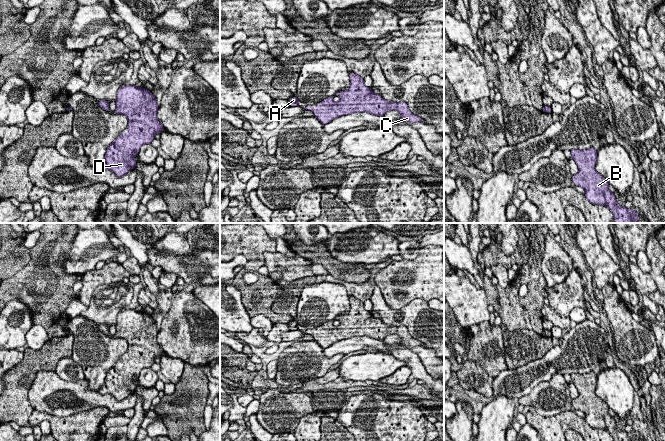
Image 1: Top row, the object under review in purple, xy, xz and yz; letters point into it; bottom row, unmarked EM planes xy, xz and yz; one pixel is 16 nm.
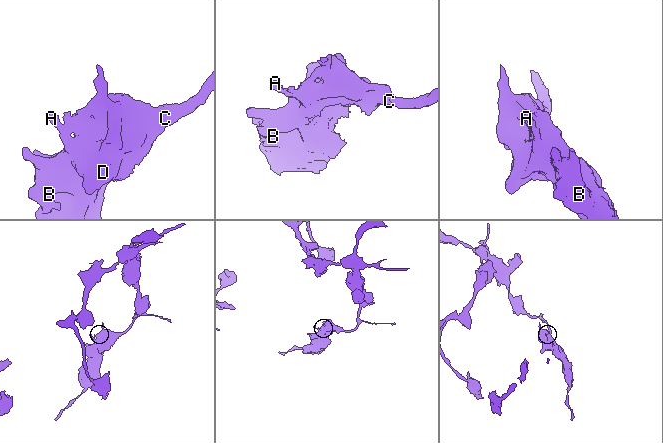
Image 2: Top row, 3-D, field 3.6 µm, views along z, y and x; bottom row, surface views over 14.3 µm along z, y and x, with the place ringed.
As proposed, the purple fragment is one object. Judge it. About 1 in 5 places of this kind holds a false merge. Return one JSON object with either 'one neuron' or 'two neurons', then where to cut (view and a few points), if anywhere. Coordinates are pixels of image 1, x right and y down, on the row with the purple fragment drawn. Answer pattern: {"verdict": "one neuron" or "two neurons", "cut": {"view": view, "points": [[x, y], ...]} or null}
{"verdict": "one neuron", "cut": null}

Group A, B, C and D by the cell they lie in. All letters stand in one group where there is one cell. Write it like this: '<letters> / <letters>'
A B C D

